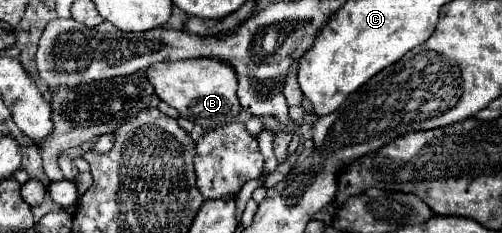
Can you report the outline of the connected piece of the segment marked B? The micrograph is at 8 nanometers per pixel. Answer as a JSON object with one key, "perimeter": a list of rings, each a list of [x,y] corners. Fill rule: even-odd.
{"perimeter":[[[186,59],[186,61],[162,61],[154,63],[144,71],[146,79],[152,83],[154,93],[174,107],[180,117],[196,125],[226,125],[236,113],[240,113],[240,103],[236,97],[238,81],[234,69],[216,59]]]}

